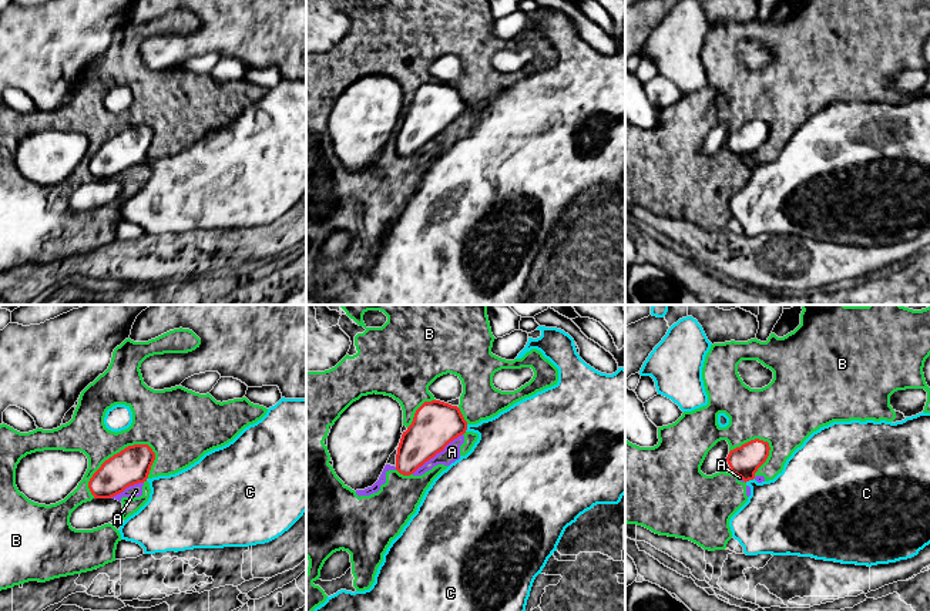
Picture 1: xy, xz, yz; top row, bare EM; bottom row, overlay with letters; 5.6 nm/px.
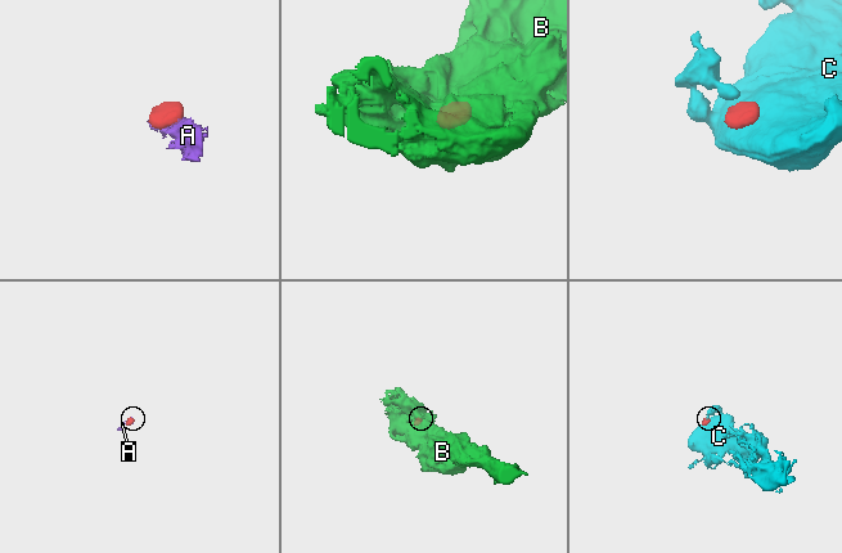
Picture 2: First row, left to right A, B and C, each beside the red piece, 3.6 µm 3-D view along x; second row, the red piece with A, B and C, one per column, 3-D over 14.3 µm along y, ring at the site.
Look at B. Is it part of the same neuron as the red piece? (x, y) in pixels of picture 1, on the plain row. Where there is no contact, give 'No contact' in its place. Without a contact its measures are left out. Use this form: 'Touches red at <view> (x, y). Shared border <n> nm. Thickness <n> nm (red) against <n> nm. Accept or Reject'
Touches red at xy (110, 138). Shared border 440 nm. Thickness 200 nm (red) against 220 nm. Reject

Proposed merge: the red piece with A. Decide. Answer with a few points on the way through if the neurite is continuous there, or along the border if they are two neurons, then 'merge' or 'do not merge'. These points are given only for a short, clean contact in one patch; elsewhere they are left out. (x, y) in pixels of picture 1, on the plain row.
do not merge

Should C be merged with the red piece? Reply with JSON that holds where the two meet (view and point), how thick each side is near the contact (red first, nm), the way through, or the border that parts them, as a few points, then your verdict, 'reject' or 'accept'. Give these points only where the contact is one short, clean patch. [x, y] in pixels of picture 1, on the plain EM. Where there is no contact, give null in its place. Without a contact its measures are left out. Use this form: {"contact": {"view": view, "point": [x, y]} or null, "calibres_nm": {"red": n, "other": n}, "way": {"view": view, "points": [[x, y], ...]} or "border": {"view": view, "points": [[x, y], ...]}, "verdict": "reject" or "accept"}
{"contact": {"view": "yz", "point": [749, 160]}, "calibres_nm": {"red": 170, "other": 380}, "way": {"view": "yz", "points": [[745, 141], [749, 160], [778, 194]]}, "verdict": "accept"}

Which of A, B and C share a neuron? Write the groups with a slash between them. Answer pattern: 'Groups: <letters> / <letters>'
Groups: A B / C

